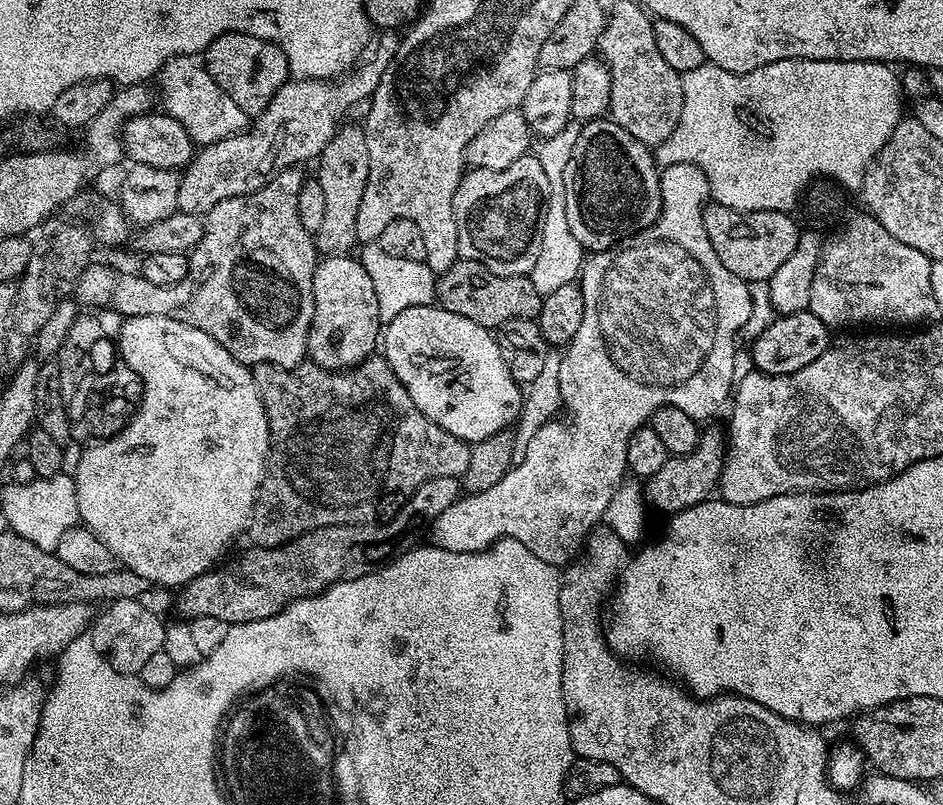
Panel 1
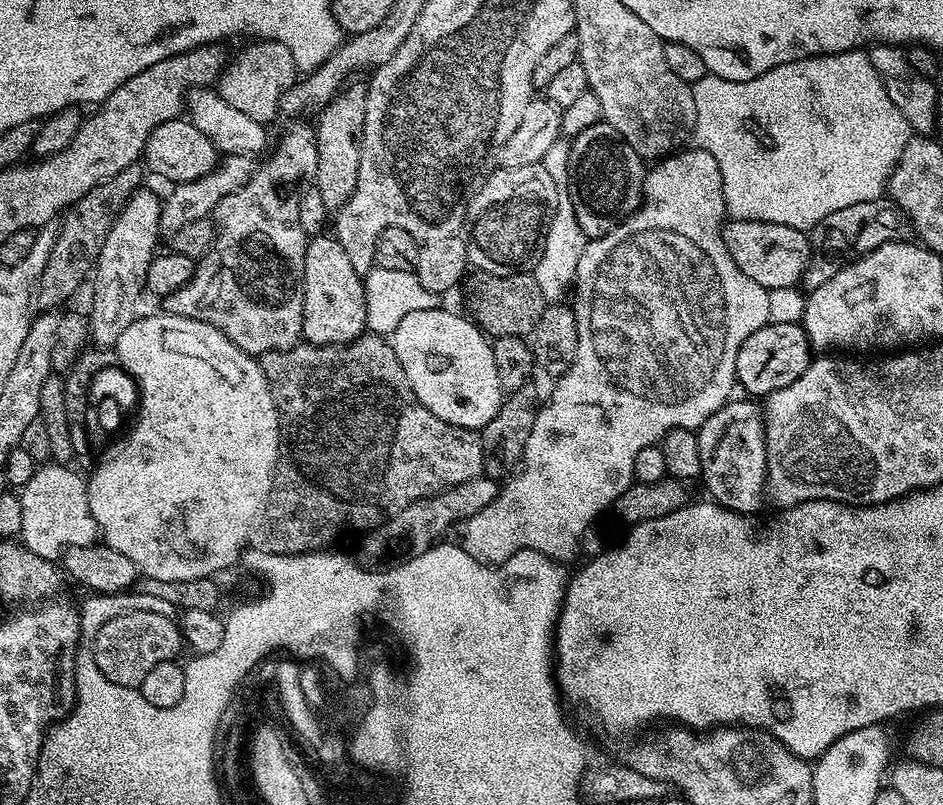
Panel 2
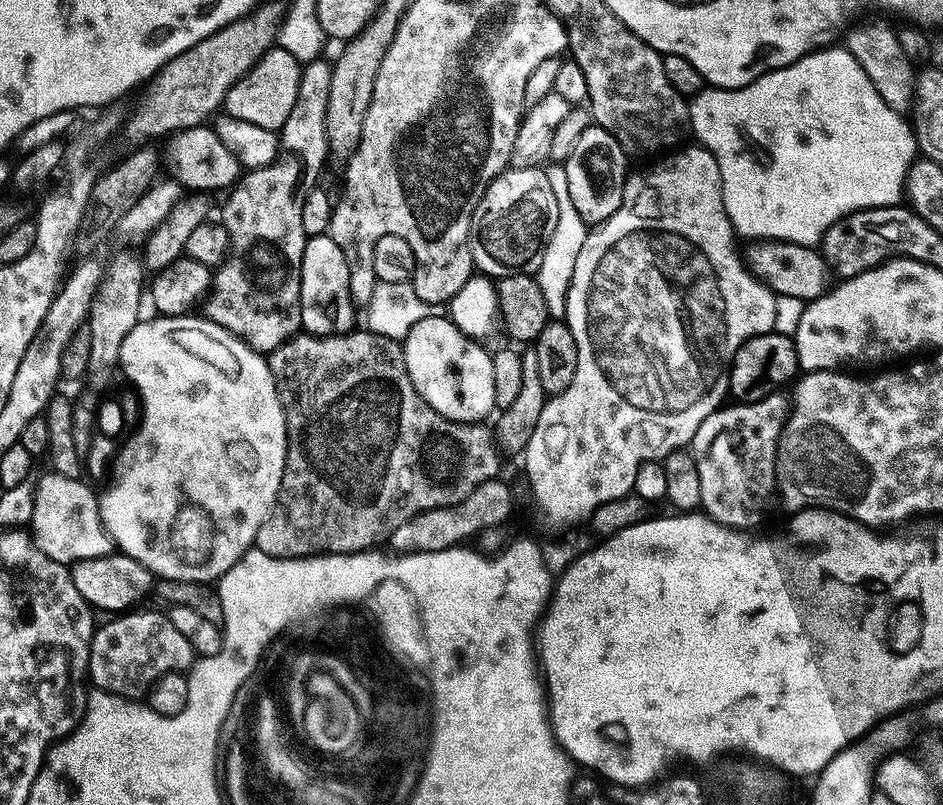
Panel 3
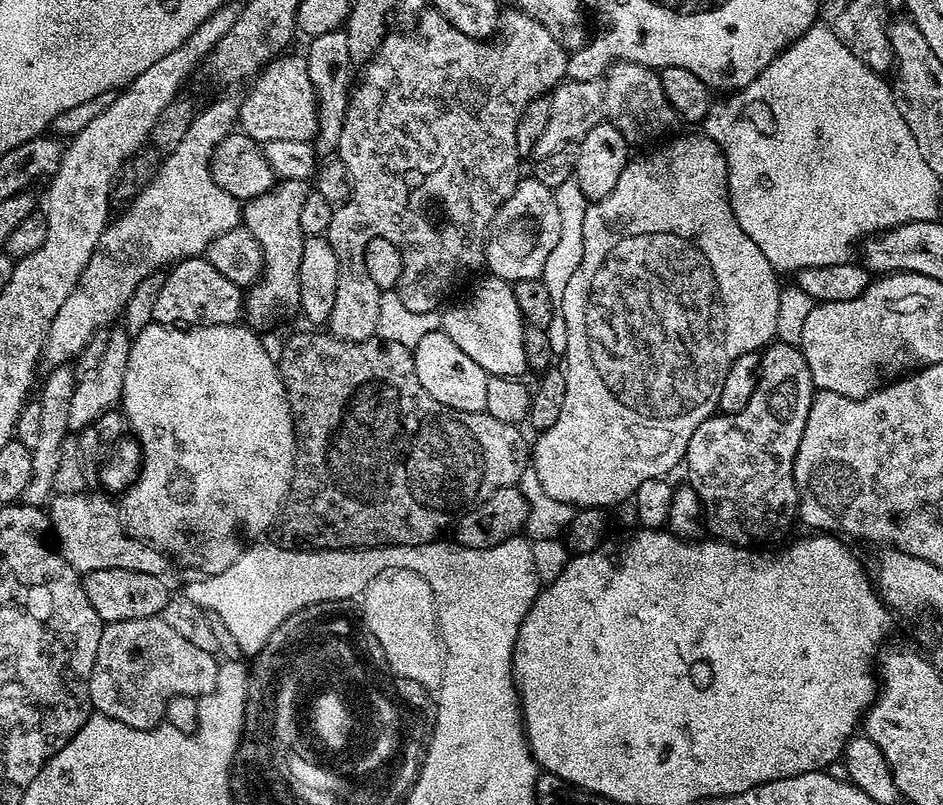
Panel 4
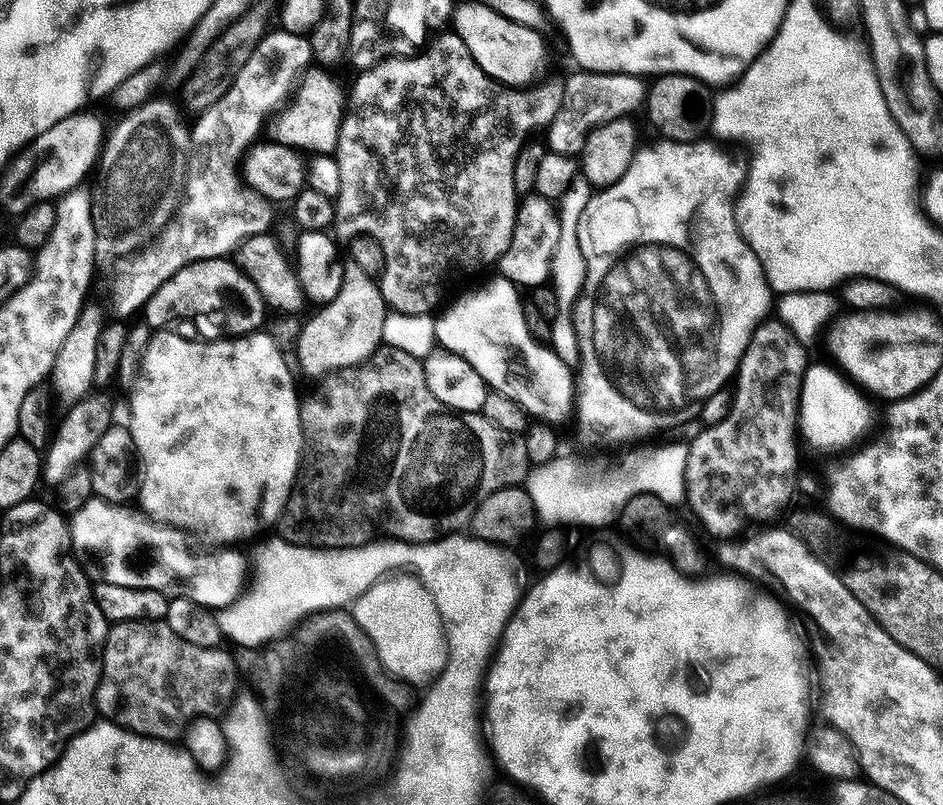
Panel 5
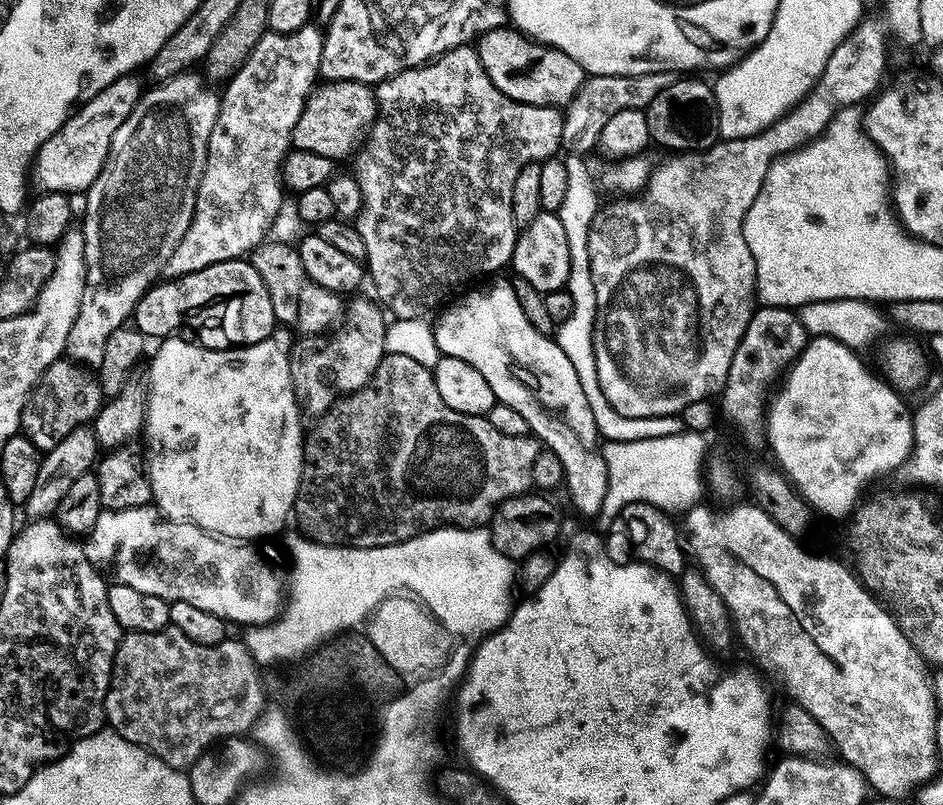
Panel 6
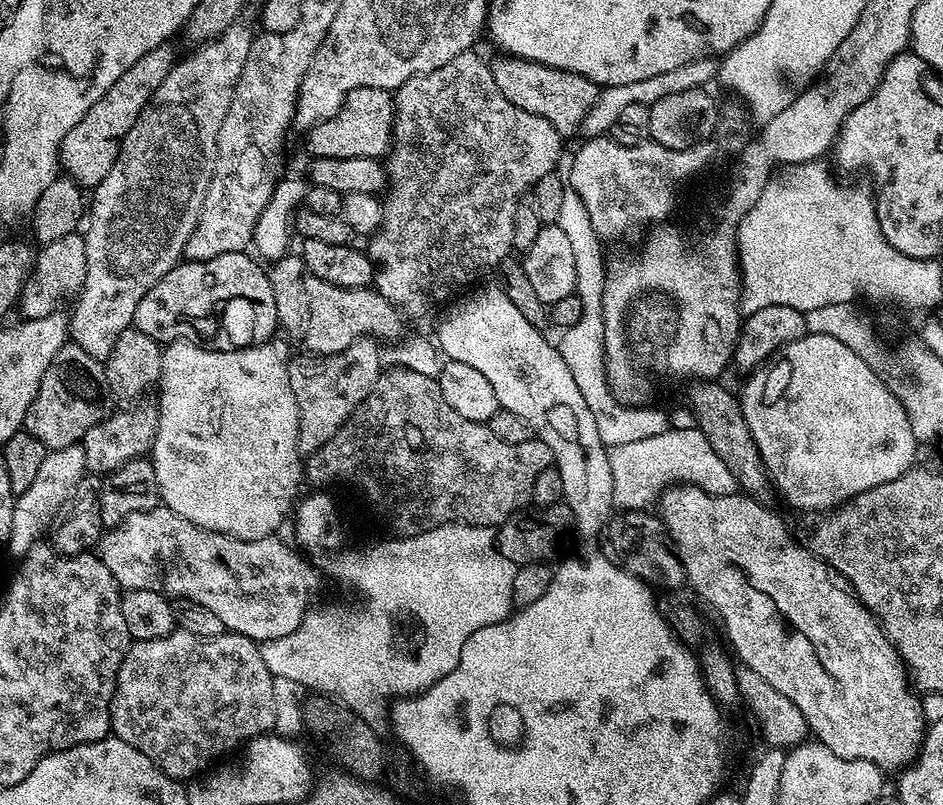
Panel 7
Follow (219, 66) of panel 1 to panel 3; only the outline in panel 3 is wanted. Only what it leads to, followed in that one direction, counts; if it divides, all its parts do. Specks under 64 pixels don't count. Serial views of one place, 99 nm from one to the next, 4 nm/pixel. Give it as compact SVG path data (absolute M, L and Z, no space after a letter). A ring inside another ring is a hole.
M279 46L270 49L246 75L234 82L224 99L223 111L236 120L250 122L250 126L262 126L276 132L283 128L290 118L290 112L294 110L301 67L301 61L296 60L290 50Z

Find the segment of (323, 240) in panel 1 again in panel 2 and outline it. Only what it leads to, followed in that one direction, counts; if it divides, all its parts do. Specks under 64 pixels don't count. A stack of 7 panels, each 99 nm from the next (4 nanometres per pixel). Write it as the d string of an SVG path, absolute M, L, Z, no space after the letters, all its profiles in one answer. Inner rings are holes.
M363 79L355 80L345 83L340 93L325 108L320 109L318 113L320 121L315 121L314 124L318 150L314 187L318 190L318 194L322 194L322 202L326 202L329 210L343 208L350 194L354 194L358 180L358 162L366 126L368 85Z

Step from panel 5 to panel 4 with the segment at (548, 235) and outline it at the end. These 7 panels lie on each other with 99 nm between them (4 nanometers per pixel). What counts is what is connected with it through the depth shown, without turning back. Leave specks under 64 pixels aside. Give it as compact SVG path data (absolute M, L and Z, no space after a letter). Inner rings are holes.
M524 179L494 214L492 224L486 229L488 240L483 241L487 271L509 282L541 279L546 258L550 258L550 250L558 246L558 234L562 234L555 191L537 180Z

